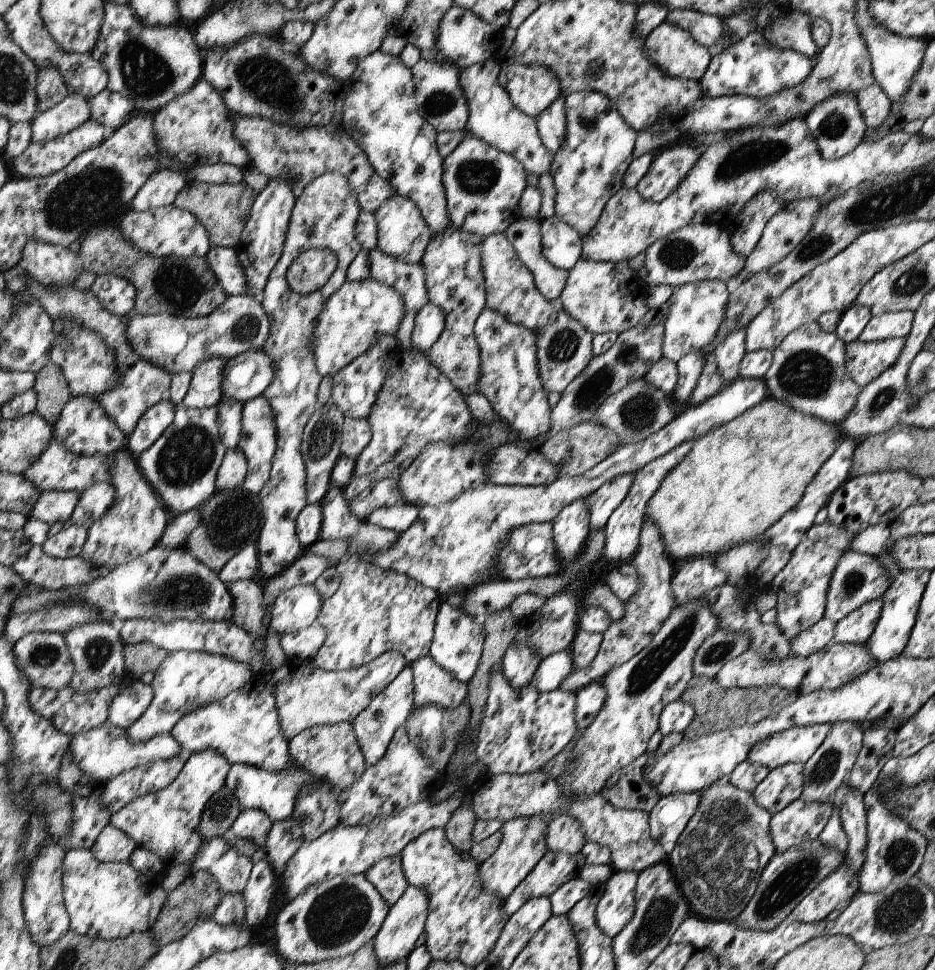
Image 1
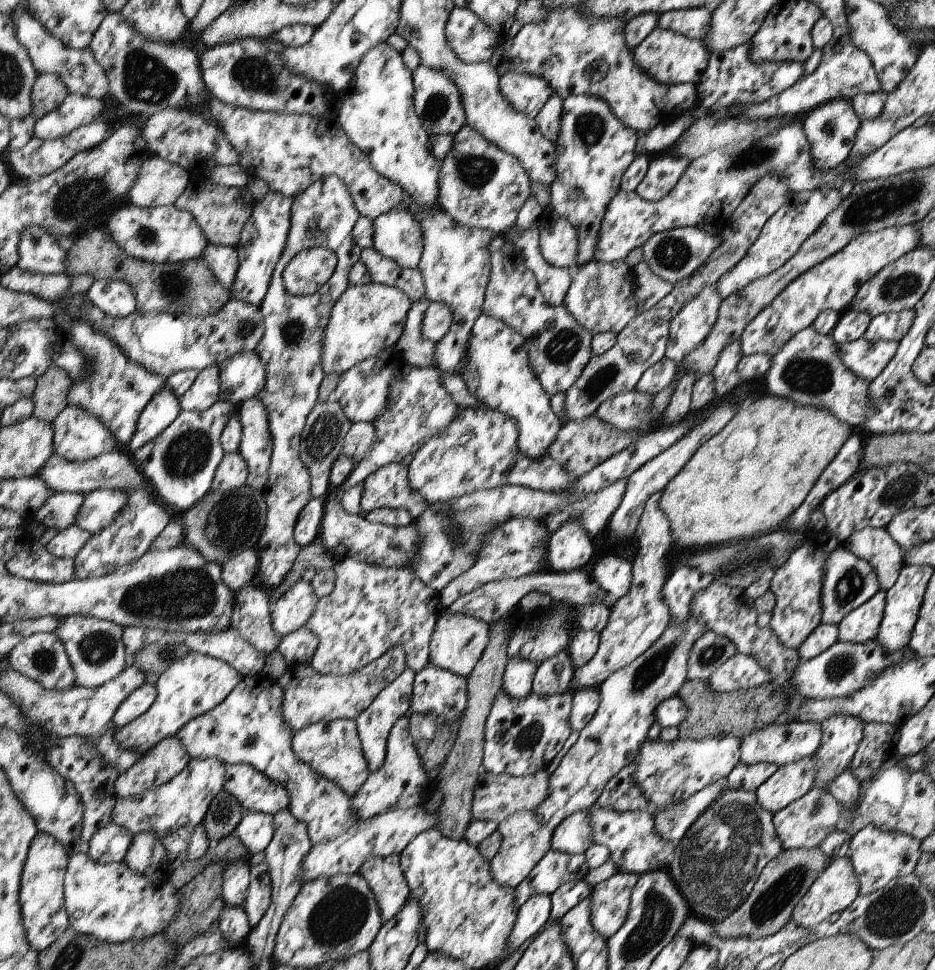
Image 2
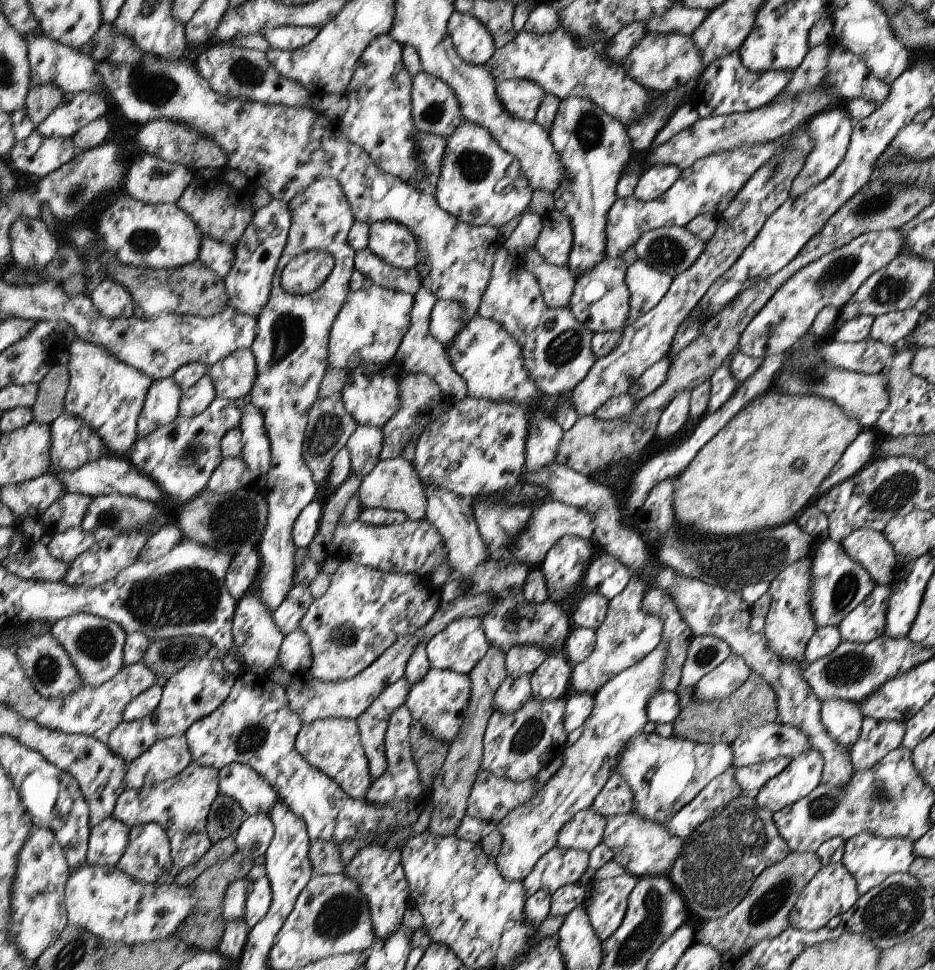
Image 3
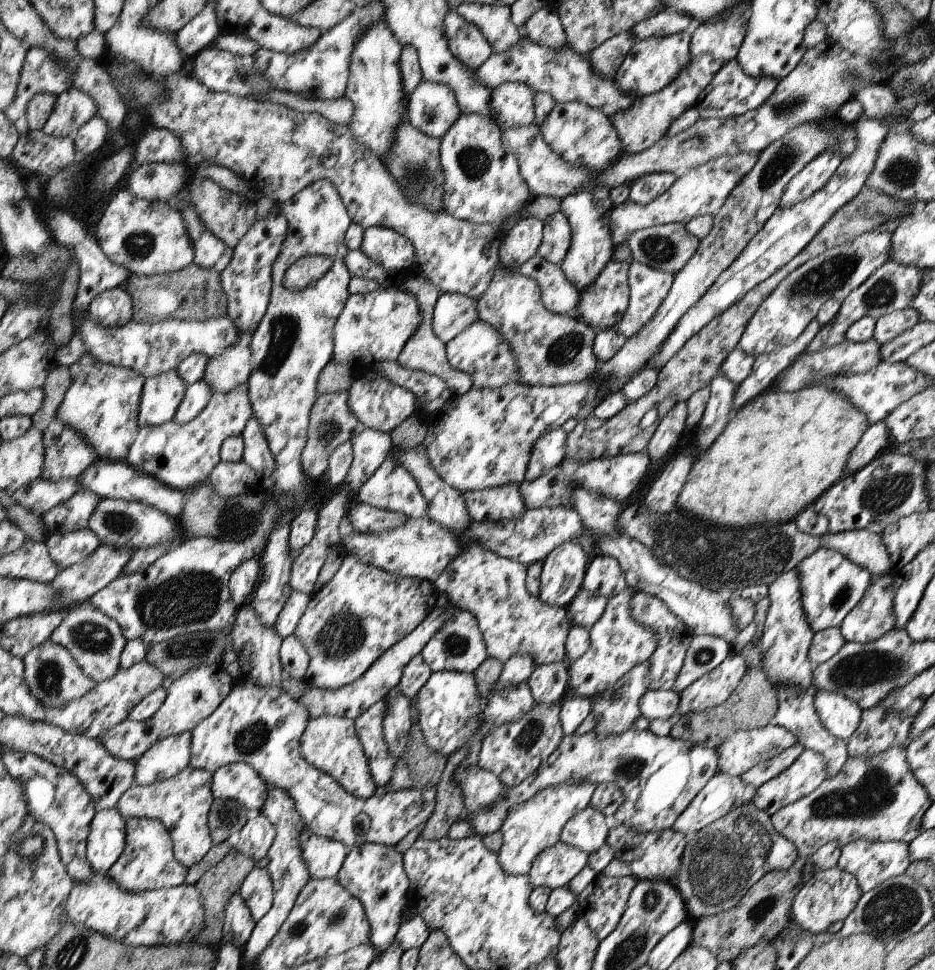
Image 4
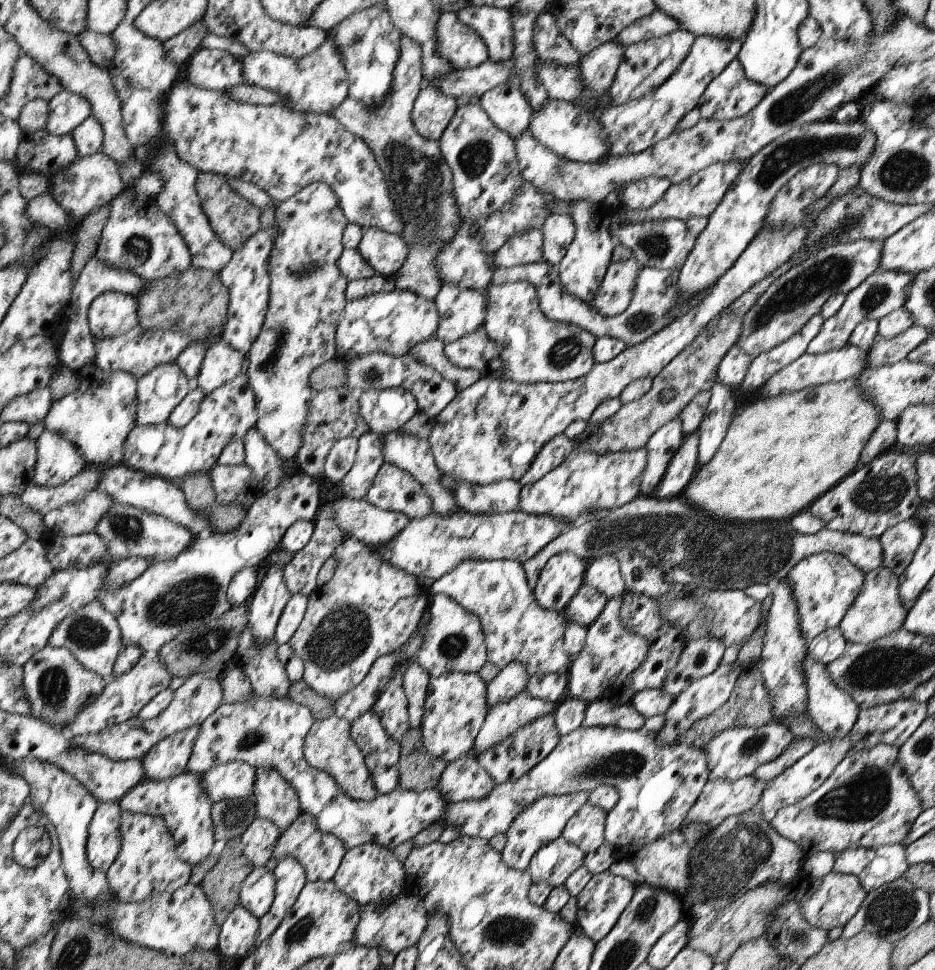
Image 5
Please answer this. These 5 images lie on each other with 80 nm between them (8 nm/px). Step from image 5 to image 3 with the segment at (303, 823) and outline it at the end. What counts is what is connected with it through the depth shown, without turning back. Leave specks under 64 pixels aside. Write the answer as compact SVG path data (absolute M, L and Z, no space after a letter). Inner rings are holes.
M322 839L309 840L308 858L316 875L337 875L343 872L340 845Z

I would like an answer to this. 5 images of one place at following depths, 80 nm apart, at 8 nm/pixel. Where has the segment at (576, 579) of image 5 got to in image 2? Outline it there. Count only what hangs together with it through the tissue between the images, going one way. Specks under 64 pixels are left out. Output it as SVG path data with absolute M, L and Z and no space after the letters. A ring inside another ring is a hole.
M571 519L565 522L547 542L547 566L548 569L555 573L569 573L575 570L584 568L584 565L592 558L594 546L592 545L592 538L583 529L582 523L578 520Z

